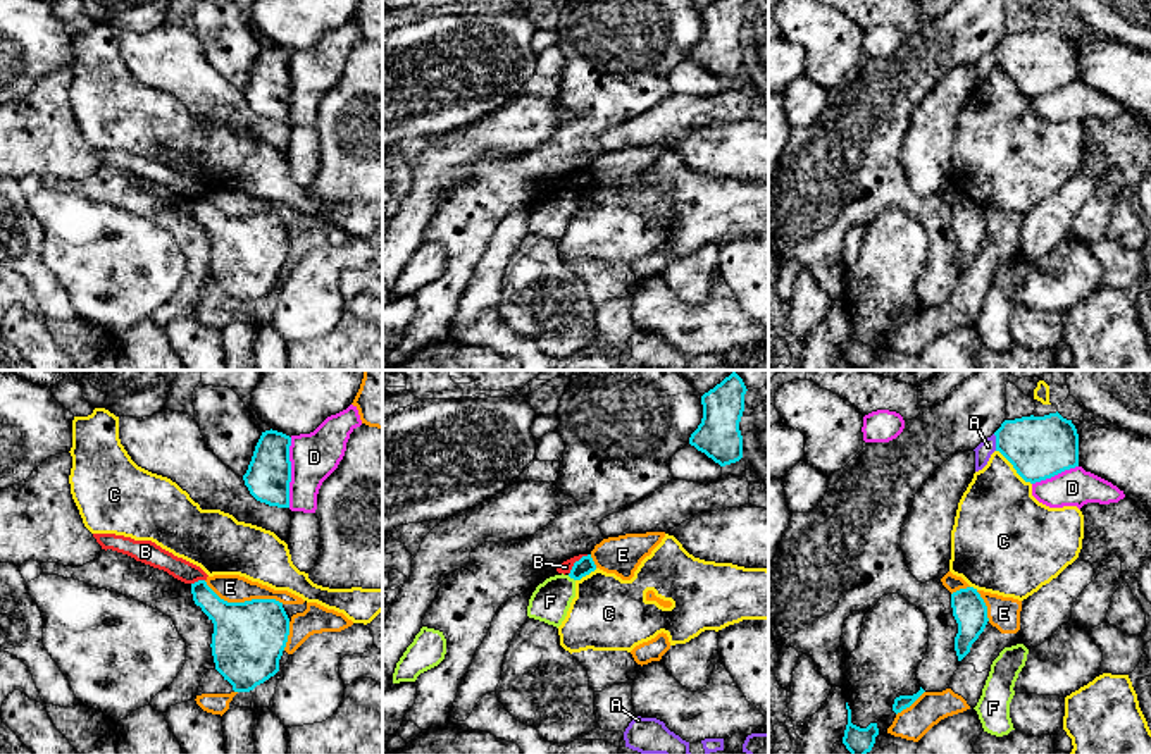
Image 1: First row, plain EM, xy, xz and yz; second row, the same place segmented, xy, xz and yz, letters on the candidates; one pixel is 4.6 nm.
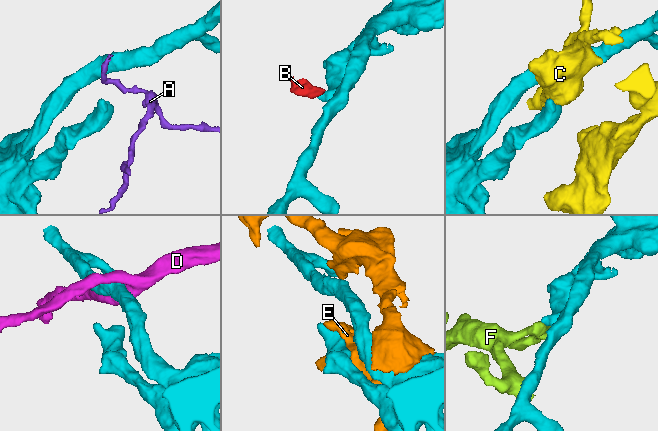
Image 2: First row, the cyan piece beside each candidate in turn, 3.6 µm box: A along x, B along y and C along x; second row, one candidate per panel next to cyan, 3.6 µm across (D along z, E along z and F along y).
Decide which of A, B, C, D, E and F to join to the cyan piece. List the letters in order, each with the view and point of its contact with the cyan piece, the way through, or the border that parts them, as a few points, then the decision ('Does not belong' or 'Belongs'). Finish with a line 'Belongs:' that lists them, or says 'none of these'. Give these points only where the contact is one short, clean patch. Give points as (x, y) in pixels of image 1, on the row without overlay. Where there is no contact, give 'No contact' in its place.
A: Touches cyan at yz (996, 57). Boundary: yz (993, 49), (996, 64). Does not belong
B: Touches cyan at xz (576, 176). Boundary: xz (588, 169), (583, 169), (569, 188). Does not belong
C: Touches cyan at yz (1014, 81). Does not belong
D: Touches cyan at xy (290, 86). Does not belong
E: Touches cyan at xy (245, 216). Does not belong
F: Touches cyan at xz (571, 191). Does not belong
Belongs: none of these

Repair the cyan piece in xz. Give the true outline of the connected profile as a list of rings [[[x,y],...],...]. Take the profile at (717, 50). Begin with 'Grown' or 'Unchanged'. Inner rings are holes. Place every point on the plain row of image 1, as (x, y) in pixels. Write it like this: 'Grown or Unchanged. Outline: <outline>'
Unchanged. Outline: [[[715,0],[701,10],[703,33],[689,59],[720,81],[743,72],[739,36],[744,26],[746,0]]]

